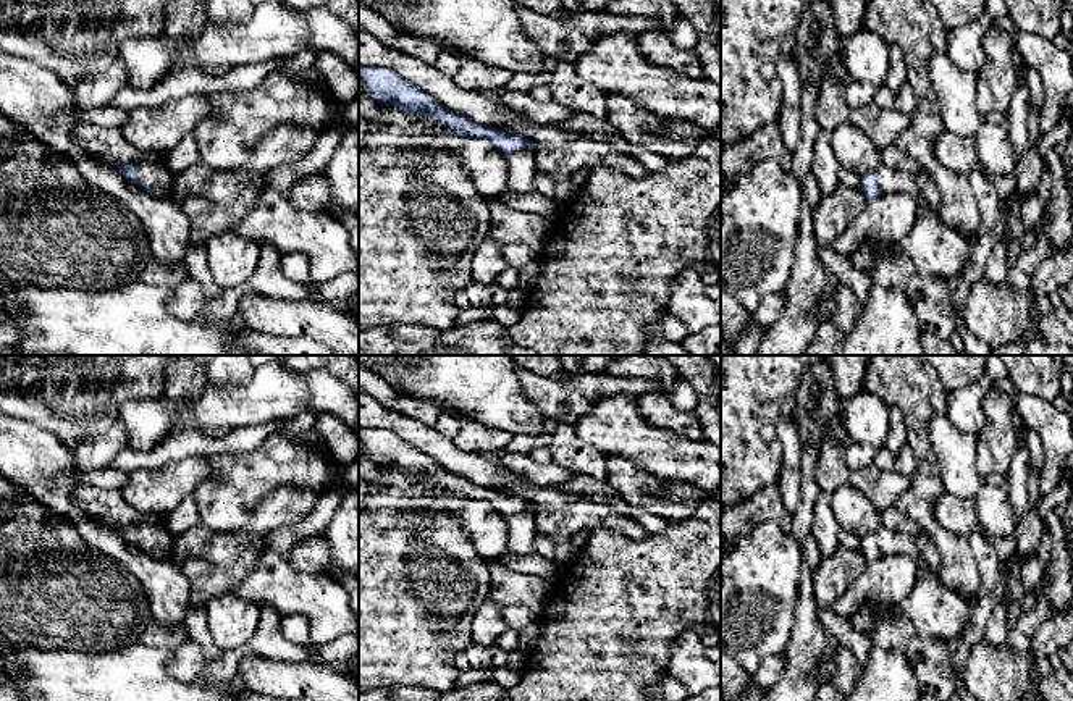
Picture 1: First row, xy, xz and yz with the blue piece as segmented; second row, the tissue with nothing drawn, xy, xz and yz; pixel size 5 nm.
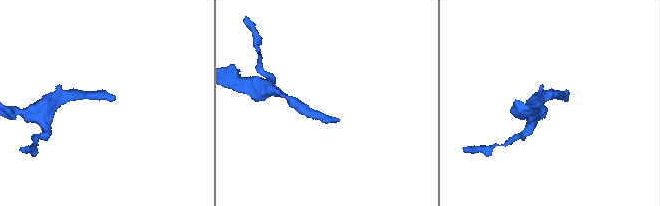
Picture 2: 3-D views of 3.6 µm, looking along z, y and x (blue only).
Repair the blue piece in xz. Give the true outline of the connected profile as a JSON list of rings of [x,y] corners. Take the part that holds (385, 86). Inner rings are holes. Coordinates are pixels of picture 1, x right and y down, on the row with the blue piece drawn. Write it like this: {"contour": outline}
{"contour": [[[359,65],[359,78],[365,84],[365,92],[378,103],[394,105],[410,115],[423,115],[452,134],[488,141],[506,157],[509,191],[517,194],[535,191],[535,144],[528,137],[485,126],[449,111],[391,69]]]}

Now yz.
{"contour": [[[884,163],[860,178],[860,189],[868,200],[876,199],[881,194],[910,194],[918,200],[921,210],[924,208],[924,199],[919,192],[916,176],[897,171]]]}

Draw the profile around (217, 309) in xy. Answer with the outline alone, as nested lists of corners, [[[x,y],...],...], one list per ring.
[[[260,246],[260,258],[254,276],[239,288],[223,289],[212,299],[202,313],[200,320],[215,323],[239,323],[239,300],[242,296],[260,294],[273,299],[301,300],[309,299],[309,289],[284,276],[280,267],[281,252],[273,246]]]

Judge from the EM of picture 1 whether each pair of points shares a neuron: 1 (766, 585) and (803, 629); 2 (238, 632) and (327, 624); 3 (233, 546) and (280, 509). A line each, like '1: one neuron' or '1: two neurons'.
1: two neurons
2: two neurons
3: one neuron

